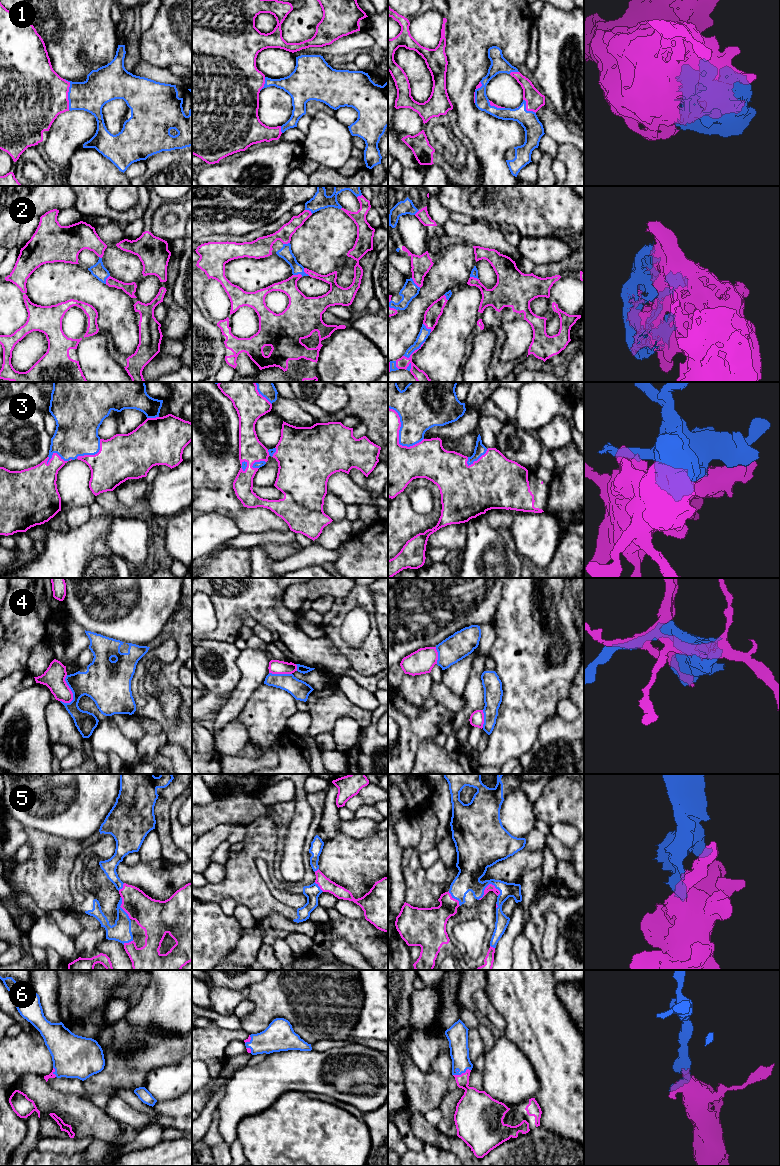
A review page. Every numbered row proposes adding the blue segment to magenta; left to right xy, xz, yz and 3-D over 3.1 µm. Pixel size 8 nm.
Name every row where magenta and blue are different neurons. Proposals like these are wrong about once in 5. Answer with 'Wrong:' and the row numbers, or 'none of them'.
Wrong: 4

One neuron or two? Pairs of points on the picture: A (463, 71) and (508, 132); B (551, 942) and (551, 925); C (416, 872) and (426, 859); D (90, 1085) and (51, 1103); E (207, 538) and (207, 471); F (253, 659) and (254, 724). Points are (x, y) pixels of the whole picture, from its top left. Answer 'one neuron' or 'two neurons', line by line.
A: one neuron
B: one neuron
C: two neurons
D: two neurons
E: two neurons
F: two neurons

